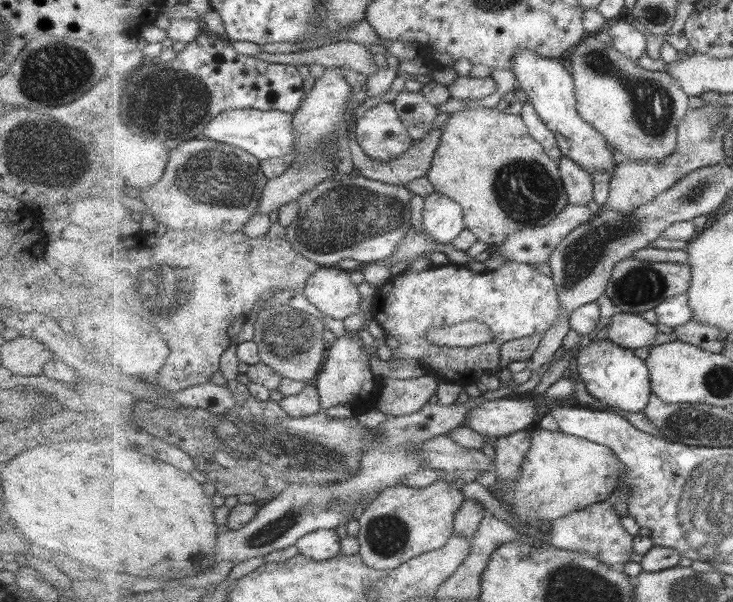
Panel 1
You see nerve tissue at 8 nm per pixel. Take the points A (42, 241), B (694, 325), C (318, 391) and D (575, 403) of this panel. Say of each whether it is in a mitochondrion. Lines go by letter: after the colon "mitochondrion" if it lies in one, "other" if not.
A: other
B: other
C: other
D: other

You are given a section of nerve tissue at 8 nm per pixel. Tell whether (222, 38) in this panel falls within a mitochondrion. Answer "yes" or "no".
no

